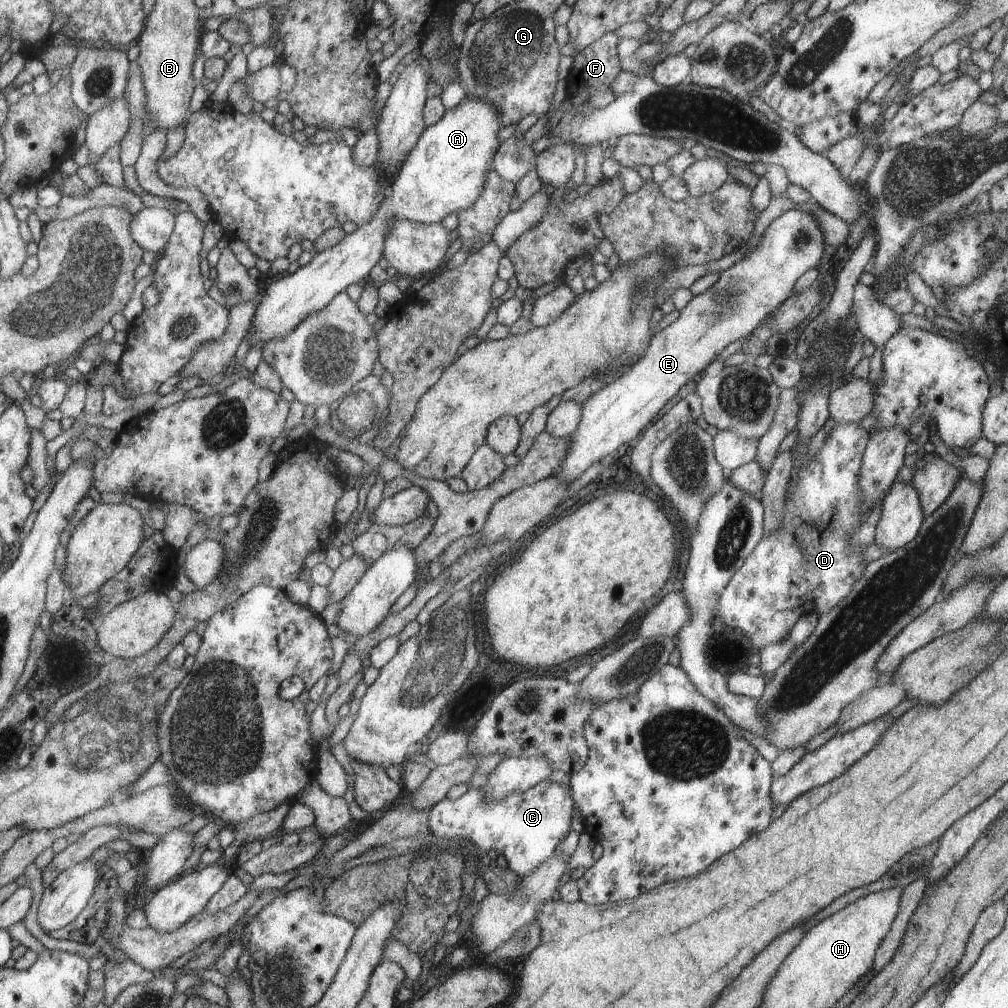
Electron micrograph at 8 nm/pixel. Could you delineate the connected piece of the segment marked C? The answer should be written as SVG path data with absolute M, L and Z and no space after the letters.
M547 779L526 792L514 792L498 802L486 800L483 787L470 787L458 799L444 797L432 807L429 828L439 838L466 839L482 854L498 850L519 877L532 874L554 854L558 842L570 830L574 802L569 786Z

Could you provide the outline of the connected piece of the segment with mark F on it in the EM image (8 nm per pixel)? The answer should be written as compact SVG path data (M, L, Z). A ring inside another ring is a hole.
M608 32L600 39L584 48L574 57L574 62L568 74L566 92L567 99L576 110L584 110L584 104L590 104L594 108L606 108L616 100L614 92L614 80L622 72L621 58L618 56L617 46L621 38L616 32Z

